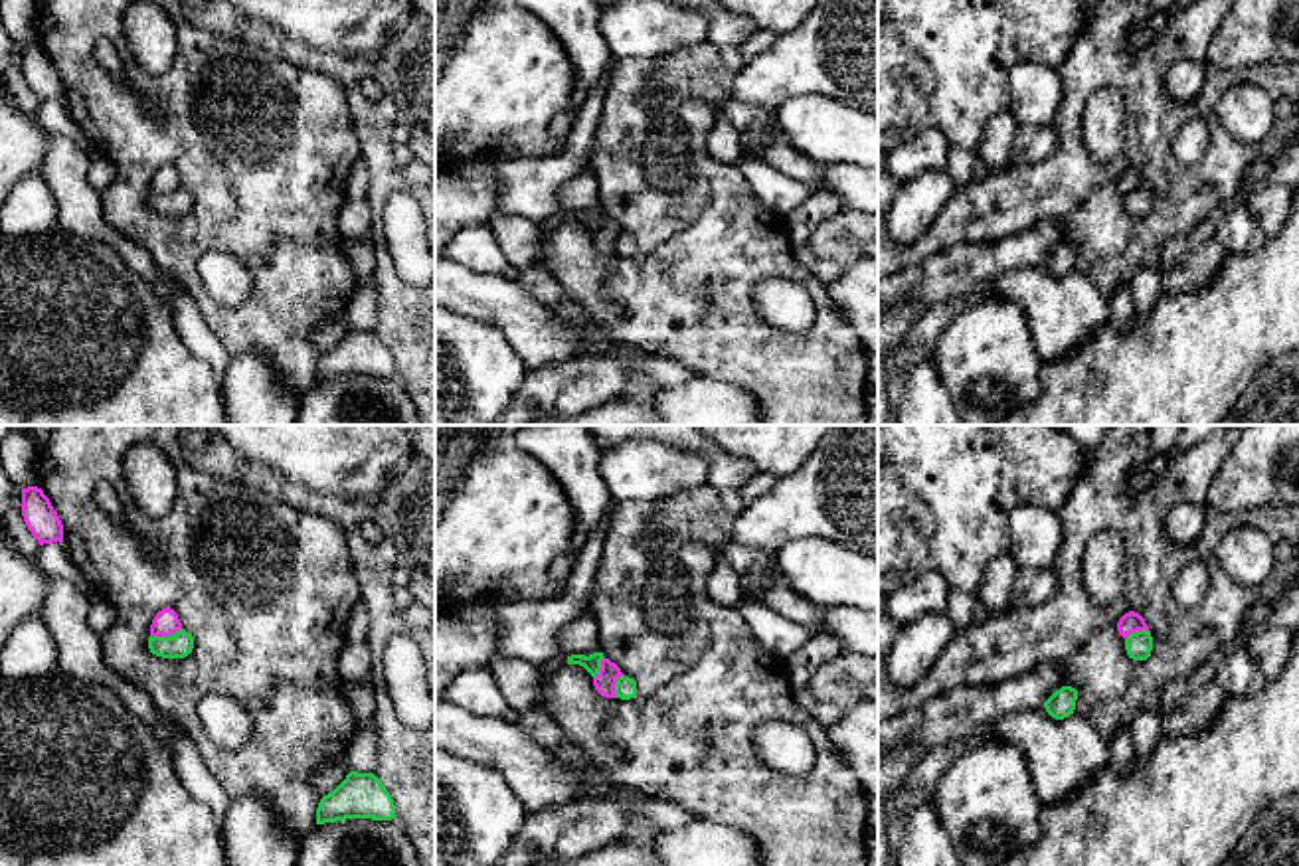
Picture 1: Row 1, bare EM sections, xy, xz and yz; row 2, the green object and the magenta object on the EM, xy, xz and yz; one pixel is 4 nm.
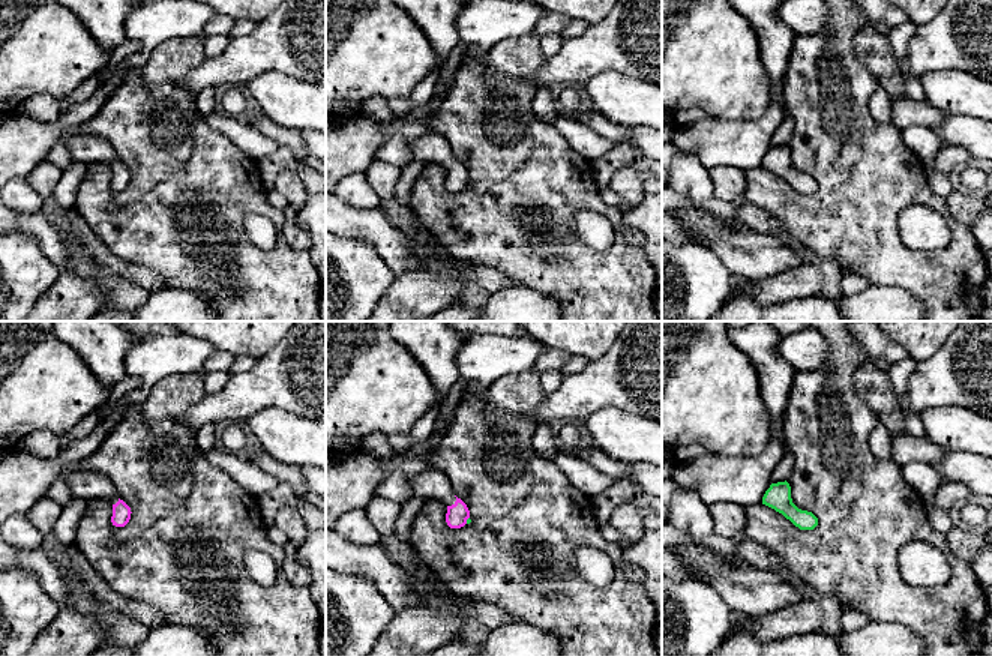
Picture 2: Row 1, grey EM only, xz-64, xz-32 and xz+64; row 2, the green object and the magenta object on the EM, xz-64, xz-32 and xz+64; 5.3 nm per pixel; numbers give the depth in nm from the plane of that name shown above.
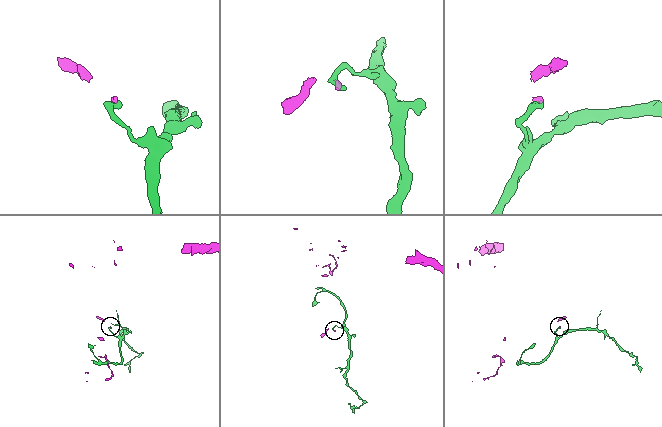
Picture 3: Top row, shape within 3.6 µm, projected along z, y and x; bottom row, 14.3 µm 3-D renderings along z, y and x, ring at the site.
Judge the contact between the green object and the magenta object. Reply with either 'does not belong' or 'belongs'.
does not belong

